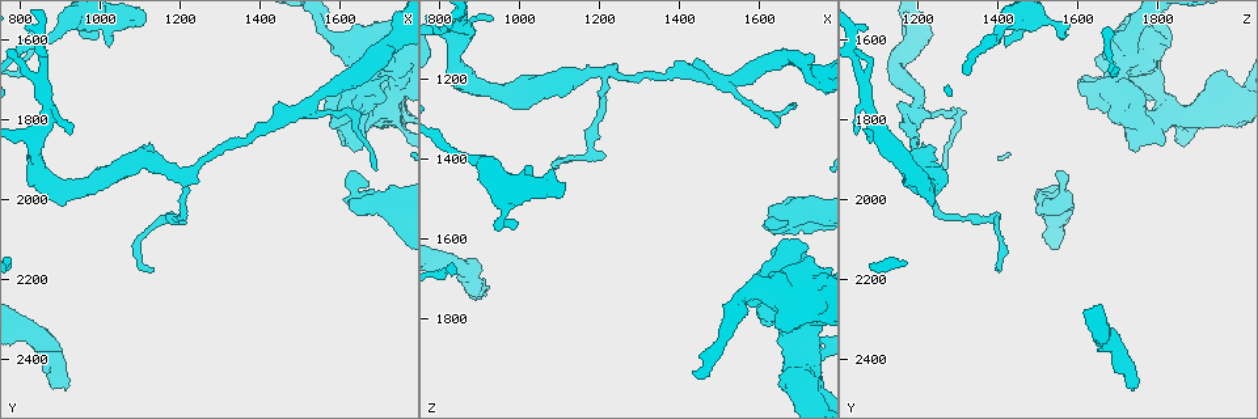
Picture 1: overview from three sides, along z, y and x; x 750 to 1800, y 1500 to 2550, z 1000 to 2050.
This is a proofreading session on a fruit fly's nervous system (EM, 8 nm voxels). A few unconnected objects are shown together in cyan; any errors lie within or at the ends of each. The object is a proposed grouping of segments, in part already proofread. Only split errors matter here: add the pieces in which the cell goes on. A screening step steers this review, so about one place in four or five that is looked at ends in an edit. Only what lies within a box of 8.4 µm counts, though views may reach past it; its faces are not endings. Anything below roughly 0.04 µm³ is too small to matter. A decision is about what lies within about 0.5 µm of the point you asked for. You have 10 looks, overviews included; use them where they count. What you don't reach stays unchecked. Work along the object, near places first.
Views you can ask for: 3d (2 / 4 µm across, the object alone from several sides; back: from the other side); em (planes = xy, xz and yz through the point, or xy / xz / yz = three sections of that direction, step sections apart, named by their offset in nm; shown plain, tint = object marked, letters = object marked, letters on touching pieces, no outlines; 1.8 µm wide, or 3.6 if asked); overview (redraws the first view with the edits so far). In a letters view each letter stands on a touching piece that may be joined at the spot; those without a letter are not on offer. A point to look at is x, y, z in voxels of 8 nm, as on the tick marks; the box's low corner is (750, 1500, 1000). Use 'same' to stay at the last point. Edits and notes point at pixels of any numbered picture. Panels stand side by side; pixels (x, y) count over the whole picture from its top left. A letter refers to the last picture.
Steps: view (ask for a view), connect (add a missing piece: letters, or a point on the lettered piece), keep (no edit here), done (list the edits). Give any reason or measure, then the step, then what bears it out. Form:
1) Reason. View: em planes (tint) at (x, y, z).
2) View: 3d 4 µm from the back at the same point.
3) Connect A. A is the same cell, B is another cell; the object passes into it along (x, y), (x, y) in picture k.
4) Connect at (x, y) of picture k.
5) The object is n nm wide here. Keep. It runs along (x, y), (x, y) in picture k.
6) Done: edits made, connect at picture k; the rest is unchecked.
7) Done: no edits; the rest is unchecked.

Free end. View: 3d 4 µm at (1020, 1610, 1415).

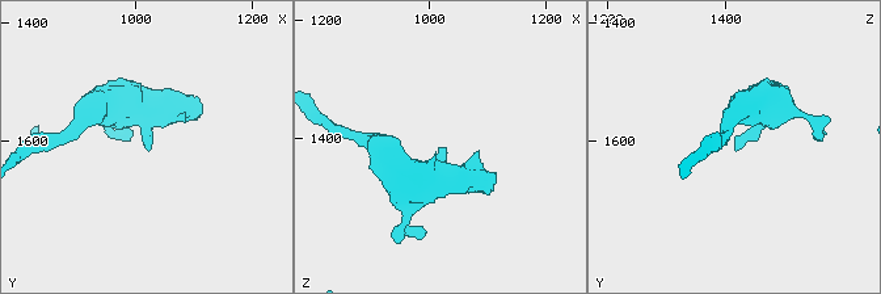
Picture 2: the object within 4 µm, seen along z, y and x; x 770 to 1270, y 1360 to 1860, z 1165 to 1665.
View: em planes (letters) at (1015, 1610, 1420).

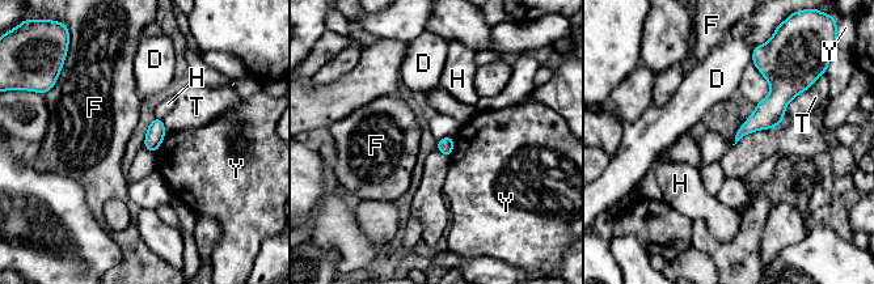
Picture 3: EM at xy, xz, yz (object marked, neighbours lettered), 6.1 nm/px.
Keep. D, F, H, T and Y are other cells; no lettered piece goes on from it.

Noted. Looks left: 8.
An open end. View: 3d 2 µm at (1625, 1935, 1550).

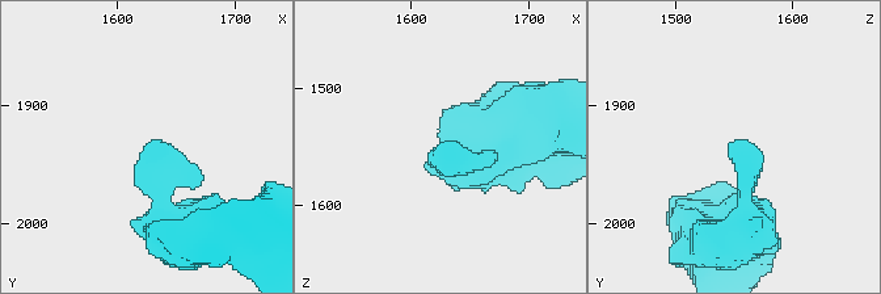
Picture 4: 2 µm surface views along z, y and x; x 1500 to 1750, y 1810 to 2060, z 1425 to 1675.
Now the EM. View: em xy step 4 (tint) at (1622, 1934, 1550).

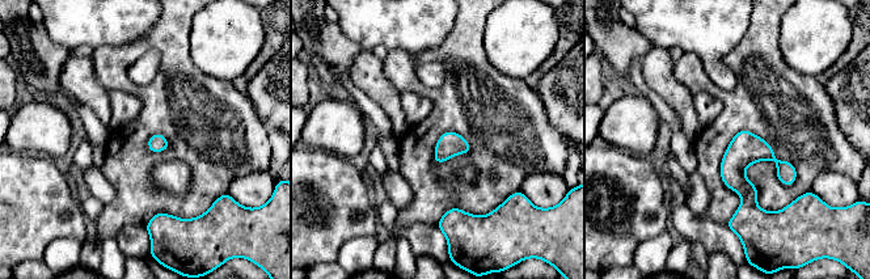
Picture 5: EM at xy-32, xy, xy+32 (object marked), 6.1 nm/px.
View: em planes (letters) at the same point.

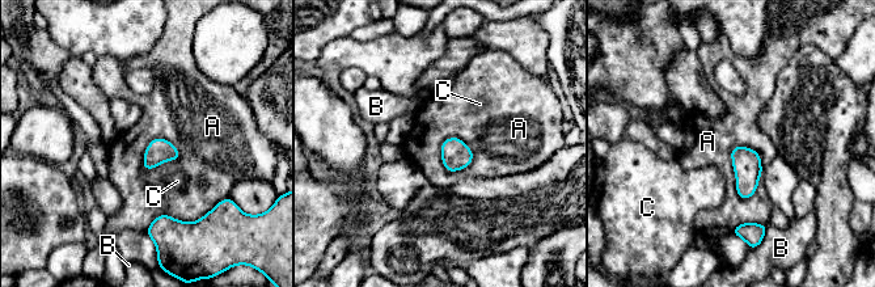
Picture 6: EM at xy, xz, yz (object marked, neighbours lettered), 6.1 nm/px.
Keep. A, B and C are other cells; a border runs along (738, 144), (735, 191), (747, 199) in picture 6; none of them fits.

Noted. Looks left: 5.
View: 3d 2 µm at (1725, 1695, 1625).

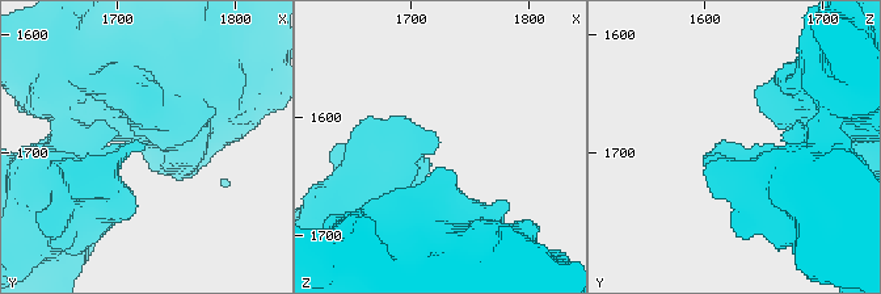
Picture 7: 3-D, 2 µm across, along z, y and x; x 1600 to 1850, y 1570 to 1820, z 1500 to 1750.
View: em planes (tint) at (1724, 1692, 1620).

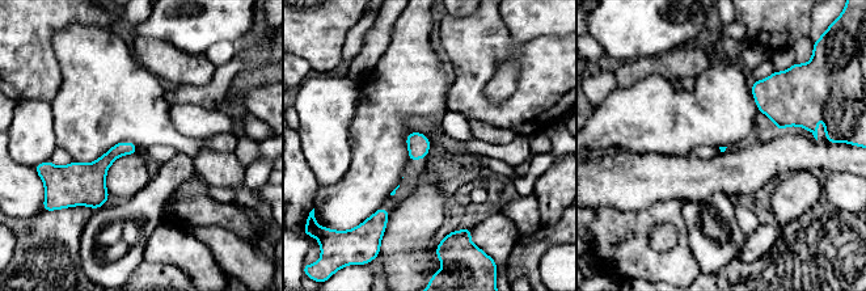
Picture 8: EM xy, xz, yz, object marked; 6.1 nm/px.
View: em planes (letters) at the same point.

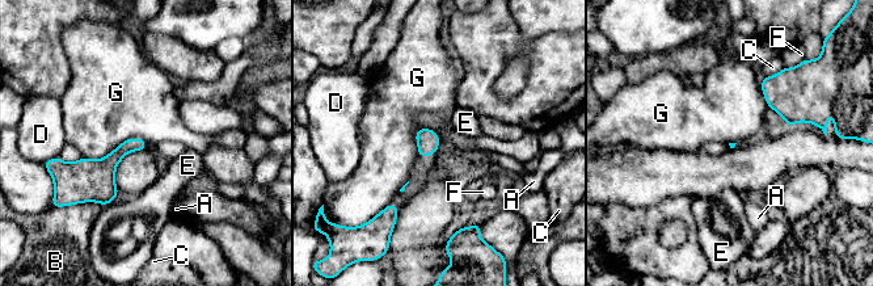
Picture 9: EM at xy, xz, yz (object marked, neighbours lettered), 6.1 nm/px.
Keep. A, B, C, D, E, F and G are other cells; a border runs along (133, 137), (98, 159), (81, 158) in picture 9; no lettered piece goes on from it.

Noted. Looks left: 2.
An open end. View: em planes (plain) at (915, 2470, 1735).

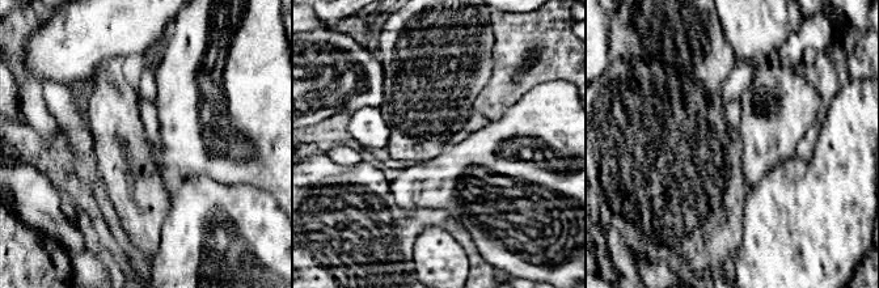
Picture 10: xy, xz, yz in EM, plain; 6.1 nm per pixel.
View: em planes (letters) at the same point.

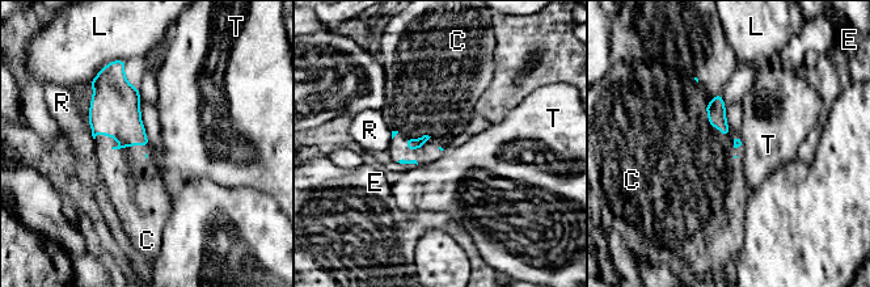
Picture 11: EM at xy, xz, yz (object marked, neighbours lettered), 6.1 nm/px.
Connect C. C is the same cell, E, L, R and T are other cells; the object passes into it along (412, 144), (419, 138), (413, 102) in picture 11; it goes on there.

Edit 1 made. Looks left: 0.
Done: edits made, connect at picture 11; the rest is unchecked.

